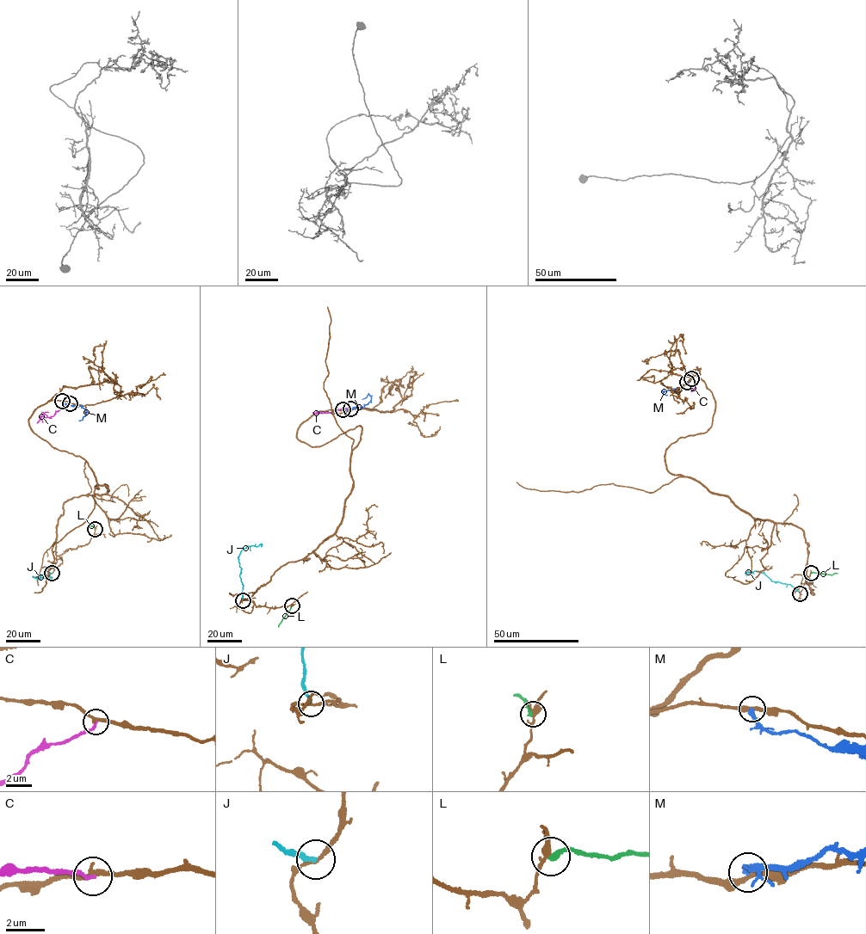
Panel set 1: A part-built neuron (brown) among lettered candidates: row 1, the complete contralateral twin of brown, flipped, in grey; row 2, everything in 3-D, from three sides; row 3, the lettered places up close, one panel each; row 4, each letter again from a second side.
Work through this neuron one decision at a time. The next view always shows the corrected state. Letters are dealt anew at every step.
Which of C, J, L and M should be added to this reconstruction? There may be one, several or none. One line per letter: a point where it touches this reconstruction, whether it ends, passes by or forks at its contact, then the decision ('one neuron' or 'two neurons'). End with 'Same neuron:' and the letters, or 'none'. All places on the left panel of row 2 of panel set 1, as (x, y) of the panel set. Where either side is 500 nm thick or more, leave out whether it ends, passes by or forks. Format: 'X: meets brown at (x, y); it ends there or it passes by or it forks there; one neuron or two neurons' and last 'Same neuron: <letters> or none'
C: meets brown at (70, 403); it ends there; two neurons
J: meets brown at (52, 573); it ends there; two neurons
L: meets brown at (95, 529); it ends there; two neurons
M: meets brown at (62, 401); it ends there; two neurons
Same neuron: none

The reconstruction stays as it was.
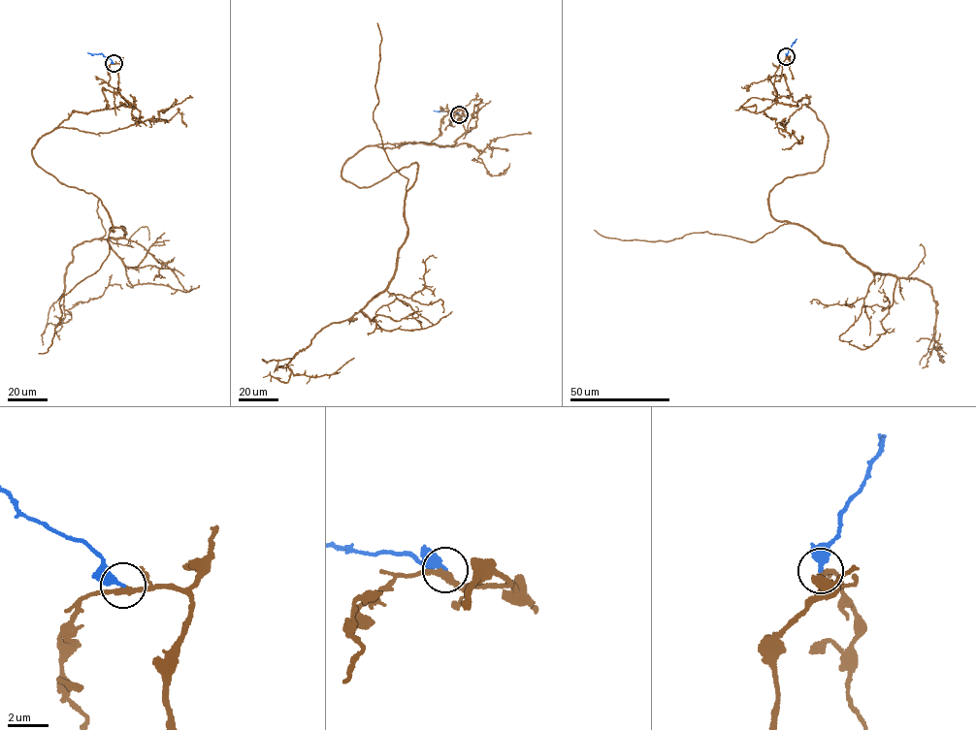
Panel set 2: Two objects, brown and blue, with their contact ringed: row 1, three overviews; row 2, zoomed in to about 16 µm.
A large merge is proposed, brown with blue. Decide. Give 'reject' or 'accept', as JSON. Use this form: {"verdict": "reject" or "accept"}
{"verdict": "accept"}

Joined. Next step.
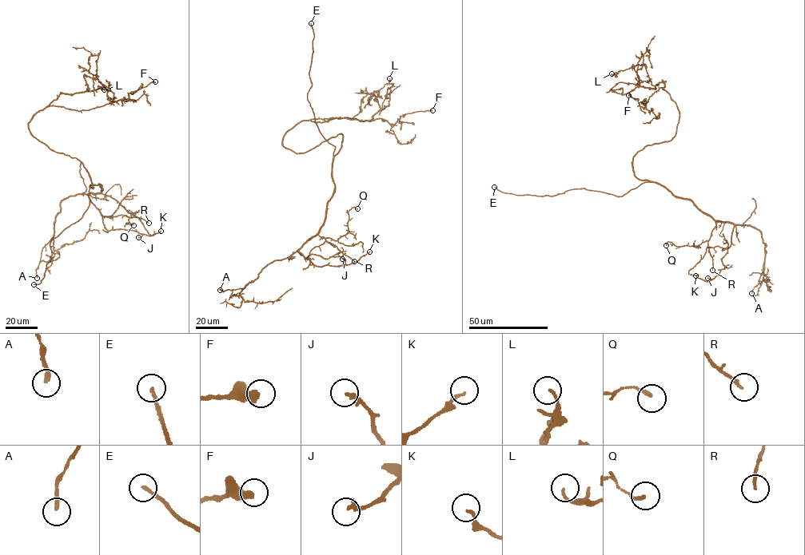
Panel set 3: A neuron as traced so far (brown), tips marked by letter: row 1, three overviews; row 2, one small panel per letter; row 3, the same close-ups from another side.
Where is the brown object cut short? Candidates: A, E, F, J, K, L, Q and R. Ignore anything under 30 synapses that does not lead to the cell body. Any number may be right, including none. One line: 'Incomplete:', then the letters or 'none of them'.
Incomplete: E

